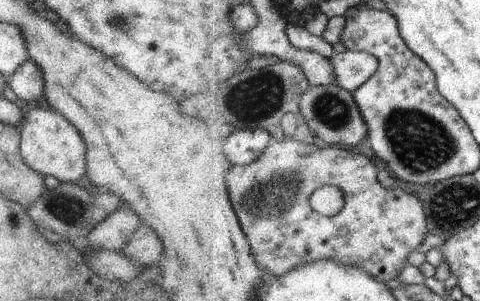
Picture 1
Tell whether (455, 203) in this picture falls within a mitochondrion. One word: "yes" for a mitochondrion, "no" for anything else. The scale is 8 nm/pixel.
yes

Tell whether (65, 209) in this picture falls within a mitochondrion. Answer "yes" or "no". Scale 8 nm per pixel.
yes

